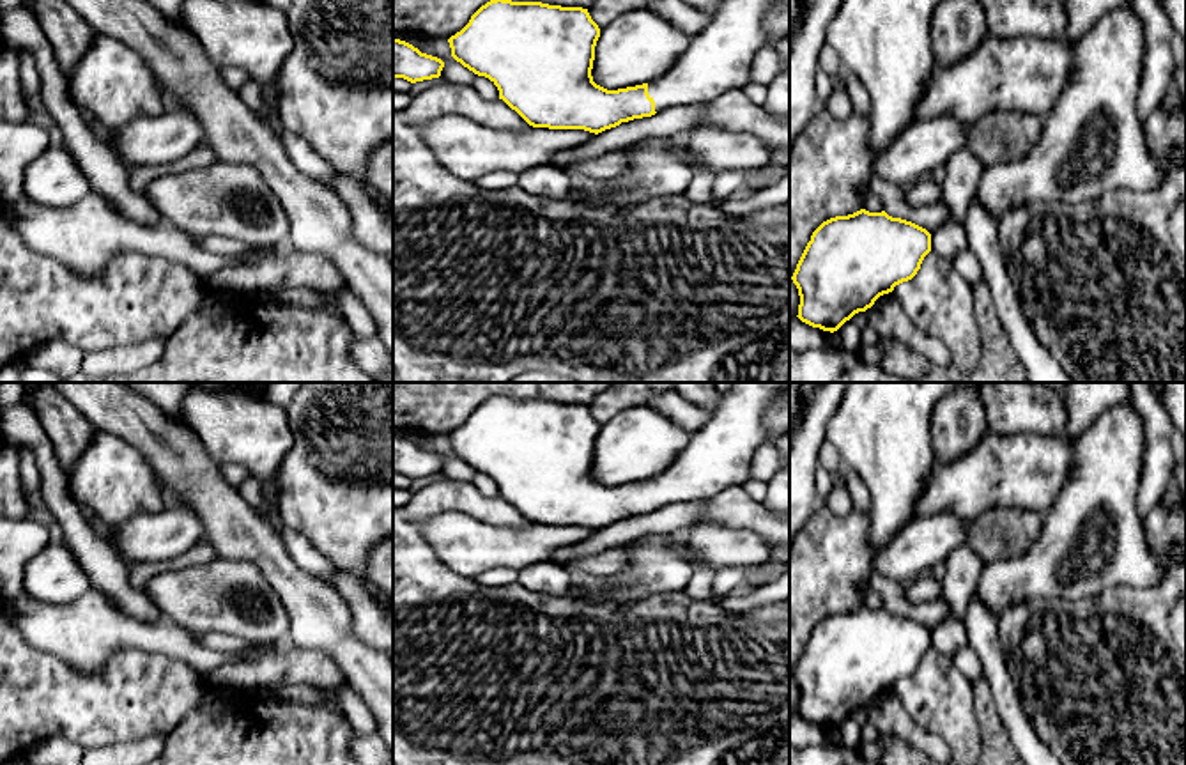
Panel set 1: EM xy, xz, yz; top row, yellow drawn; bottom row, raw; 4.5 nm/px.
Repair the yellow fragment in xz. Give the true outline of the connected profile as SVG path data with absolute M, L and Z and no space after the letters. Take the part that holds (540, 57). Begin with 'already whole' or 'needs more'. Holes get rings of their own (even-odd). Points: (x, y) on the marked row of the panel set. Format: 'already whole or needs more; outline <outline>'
needs more; outline M490 0L448 42L451 57L474 74L489 78L497 87L499 99L529 126L598 135L621 122L651 117L673 106L710 103L729 90L743 89L751 81L754 55L768 46L763 19L774 2L720 0L712 21L690 35L690 44L669 71L650 83L618 90L593 81L600 28L582 7Z

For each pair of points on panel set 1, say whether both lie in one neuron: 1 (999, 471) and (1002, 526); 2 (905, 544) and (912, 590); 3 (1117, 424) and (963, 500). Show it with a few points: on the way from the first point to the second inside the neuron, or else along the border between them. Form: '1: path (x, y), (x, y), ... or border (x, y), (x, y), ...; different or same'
1: border (1041, 512), (988, 509), (969, 521); different
2: border (930, 571), (910, 583); different
3: border (1075, 447), (1073, 468), (1062, 487); different

